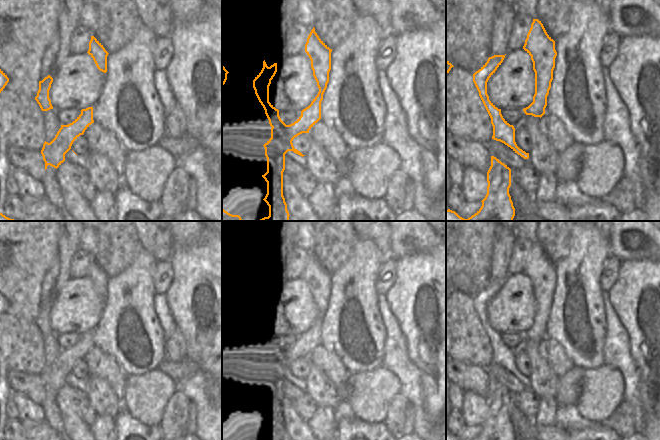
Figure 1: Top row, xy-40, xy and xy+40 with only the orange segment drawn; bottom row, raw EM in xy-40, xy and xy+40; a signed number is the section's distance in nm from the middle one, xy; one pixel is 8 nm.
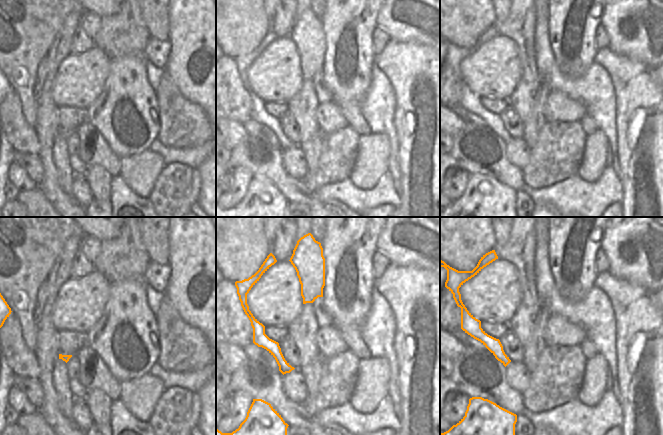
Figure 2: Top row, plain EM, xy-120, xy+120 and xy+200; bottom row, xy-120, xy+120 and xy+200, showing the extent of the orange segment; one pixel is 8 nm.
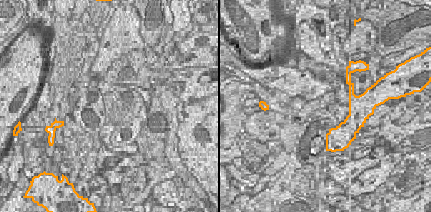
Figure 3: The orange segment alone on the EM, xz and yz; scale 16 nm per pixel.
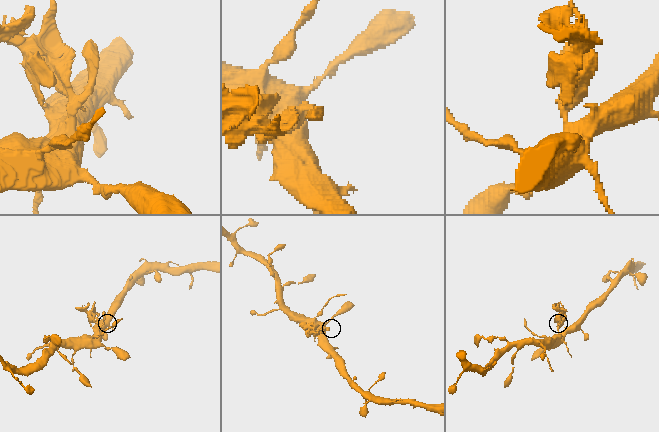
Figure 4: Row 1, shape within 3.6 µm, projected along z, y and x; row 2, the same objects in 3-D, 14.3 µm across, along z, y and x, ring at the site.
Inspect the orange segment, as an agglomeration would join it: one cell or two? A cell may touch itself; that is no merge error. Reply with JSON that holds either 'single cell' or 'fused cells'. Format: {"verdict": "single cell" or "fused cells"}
{"verdict": "fused cells"}

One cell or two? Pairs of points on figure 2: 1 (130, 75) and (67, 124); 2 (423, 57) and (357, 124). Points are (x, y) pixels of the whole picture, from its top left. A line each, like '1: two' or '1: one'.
1: two
2: two

